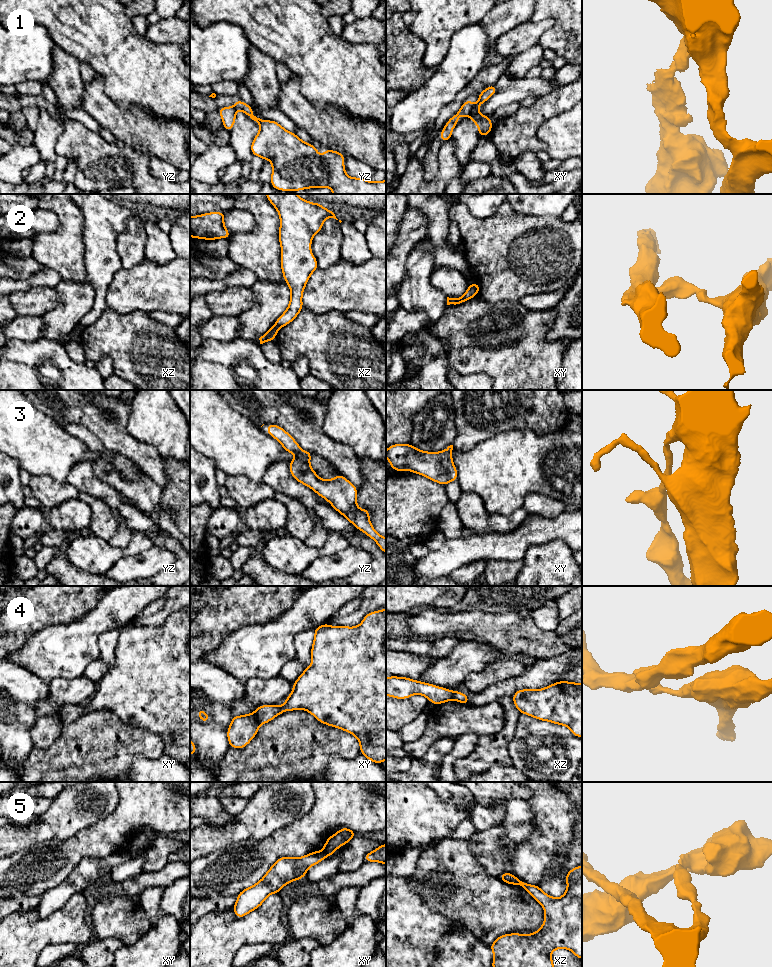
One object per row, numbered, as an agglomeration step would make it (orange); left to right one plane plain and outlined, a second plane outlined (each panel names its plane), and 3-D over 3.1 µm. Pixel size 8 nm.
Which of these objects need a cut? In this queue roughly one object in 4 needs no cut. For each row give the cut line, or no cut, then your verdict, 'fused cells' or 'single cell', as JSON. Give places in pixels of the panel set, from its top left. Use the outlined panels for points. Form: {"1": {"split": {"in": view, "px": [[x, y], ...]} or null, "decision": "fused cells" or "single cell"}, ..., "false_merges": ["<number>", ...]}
{"1": {"split": {"in": "xy", "px": [[474, 106], [469, 114]]}, "decision": "fused cells"}, "2": {"split": {"in": "xz", "px": [[275, 323], [279, 327]]}, "decision": "fused cells"}, "3": {"split": {"in": "yz", "px": [[300, 449], [297, 453]]}, "decision": "fused cells"}, "4": {"split": {"in": "xy", "px": [[253, 713], [260, 723]]}, "decision": "fused cells"}, "5": {"split": {"in": "xy", "px": [[323, 850], [327, 855]]}, "decision": "fused cells"}, "false_merges": ["1", "2", "3", "4", "5"]}

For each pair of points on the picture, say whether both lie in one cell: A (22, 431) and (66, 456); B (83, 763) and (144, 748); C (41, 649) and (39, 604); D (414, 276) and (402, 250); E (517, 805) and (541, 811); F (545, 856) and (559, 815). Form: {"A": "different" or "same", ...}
{"A": "same", "B": "same", "C": "different", "D": "different", "E": "different", "F": "same"}

